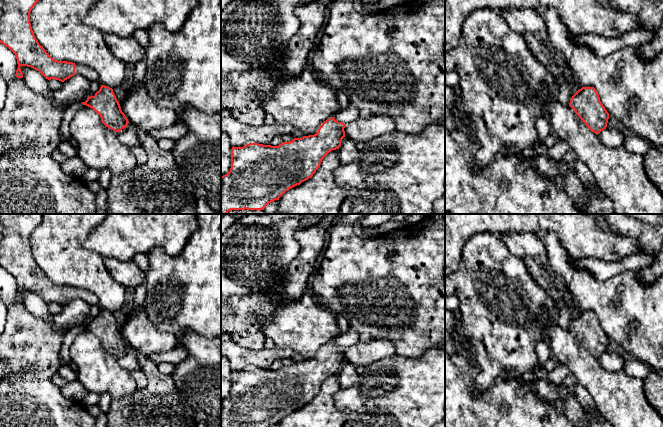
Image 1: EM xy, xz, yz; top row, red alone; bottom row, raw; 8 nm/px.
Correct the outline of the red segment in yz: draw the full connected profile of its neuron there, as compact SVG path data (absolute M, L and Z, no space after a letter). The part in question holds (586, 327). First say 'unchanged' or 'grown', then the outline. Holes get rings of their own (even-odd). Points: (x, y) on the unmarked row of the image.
unchanged; M582 311L571 322L569 330L595 358L606 353L609 337L594 311Z

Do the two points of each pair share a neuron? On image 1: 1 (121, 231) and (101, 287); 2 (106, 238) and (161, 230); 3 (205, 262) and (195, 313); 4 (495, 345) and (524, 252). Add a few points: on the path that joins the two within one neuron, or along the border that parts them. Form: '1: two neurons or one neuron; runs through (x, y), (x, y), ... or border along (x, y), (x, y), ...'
1: two neurons; border along (83, 247), (93, 250), (104, 258)
2: one neuron; runs through (120, 228), (147, 228)
3: one neuron; runs through (205, 275), (197, 284), (196, 300)
4: two neurons; border along (504, 243), (513, 254), (523, 259)

